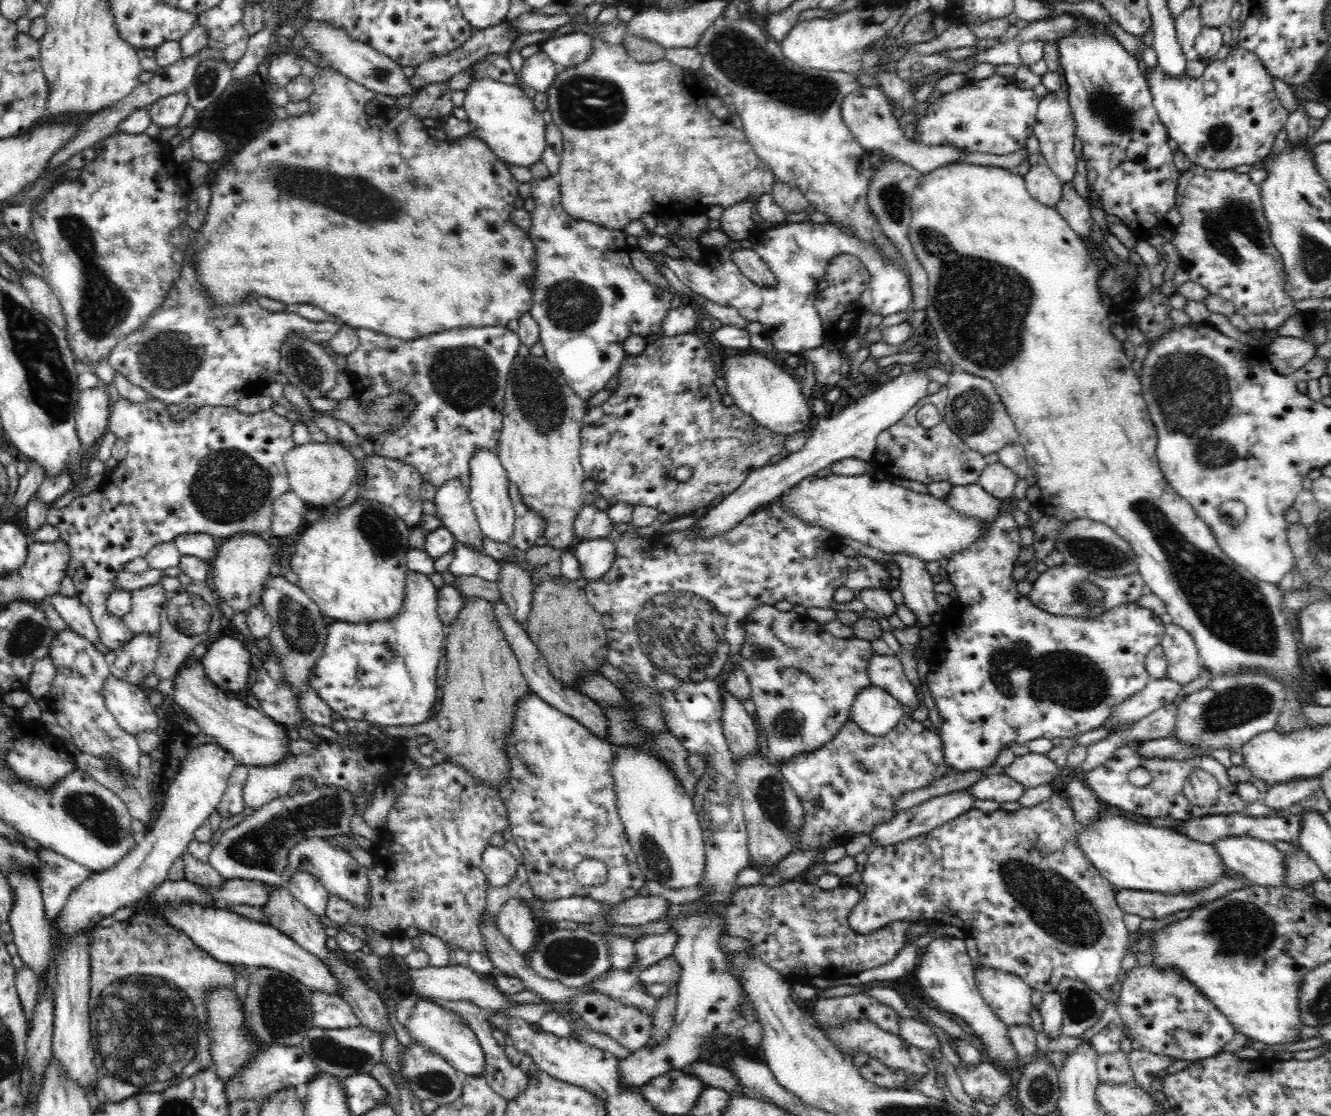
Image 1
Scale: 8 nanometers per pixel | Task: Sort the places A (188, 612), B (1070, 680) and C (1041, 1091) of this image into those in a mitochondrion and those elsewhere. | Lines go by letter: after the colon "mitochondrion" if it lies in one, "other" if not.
A: mitochondrion
B: mitochondrion
C: mitochondrion

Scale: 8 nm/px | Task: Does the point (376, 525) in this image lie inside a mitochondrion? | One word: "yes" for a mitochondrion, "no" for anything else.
yes

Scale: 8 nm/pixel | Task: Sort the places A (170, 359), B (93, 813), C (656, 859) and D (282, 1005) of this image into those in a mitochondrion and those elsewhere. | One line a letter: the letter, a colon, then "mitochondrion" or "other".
A: mitochondrion
B: mitochondrion
C: mitochondrion
D: mitochondrion

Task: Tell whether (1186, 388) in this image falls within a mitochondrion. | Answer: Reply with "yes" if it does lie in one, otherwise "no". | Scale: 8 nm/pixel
yes

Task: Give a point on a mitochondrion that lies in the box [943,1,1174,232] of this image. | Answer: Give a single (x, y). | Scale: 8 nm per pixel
(1107, 104)

